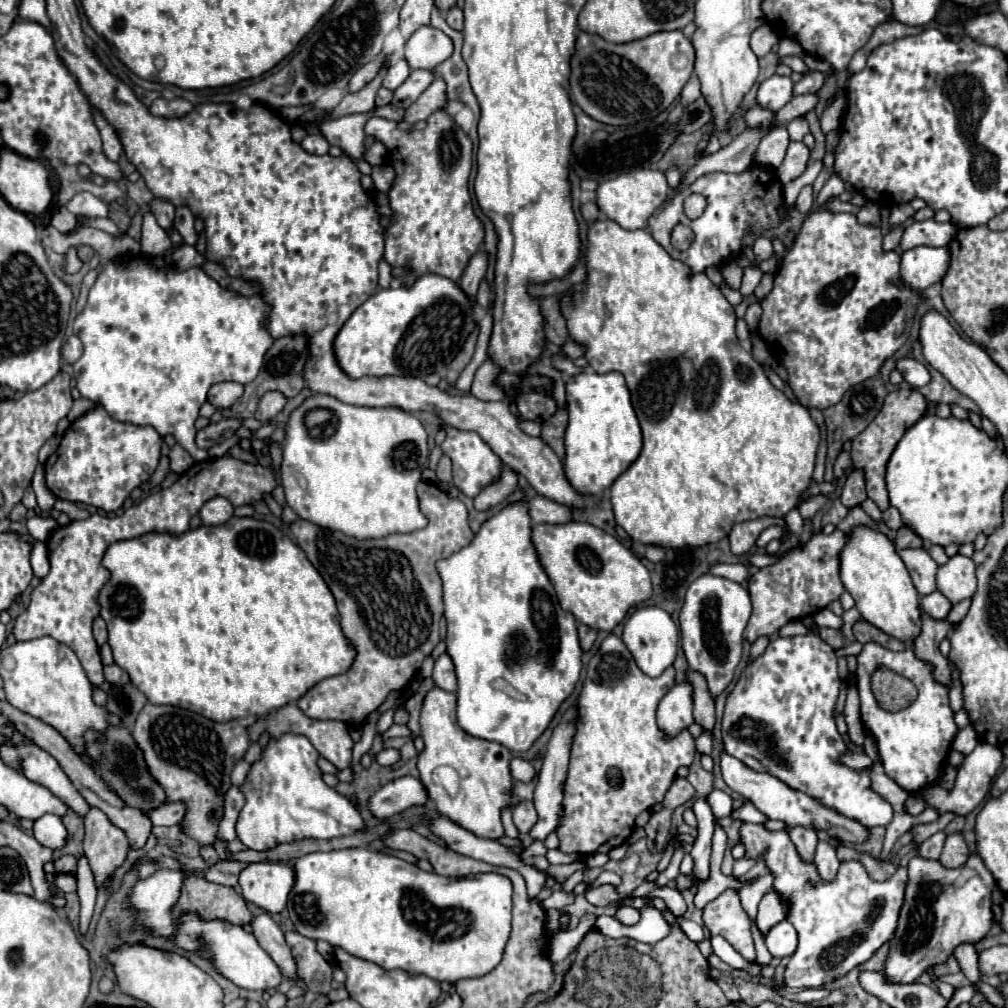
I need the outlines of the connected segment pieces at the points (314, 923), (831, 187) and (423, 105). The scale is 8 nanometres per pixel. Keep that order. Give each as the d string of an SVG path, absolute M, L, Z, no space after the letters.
M369 848L303 854L293 860L293 872L295 884L287 900L287 910L295 930L307 938L325 940L385 970L401 968L409 974L425 974L439 982L453 984L461 978L485 976L501 962L511 932L513 886L507 876L477 874L467 878L443 878Z
M831 174L831 178L825 182L824 187L817 196L817 202L819 204L825 204L832 195L840 195L845 191L845 183L837 176L837 174Z
M437 76L431 82L431 86L419 96L419 100L413 102L405 110L405 122L421 122L421 120L429 118L435 110L439 110L447 102L445 88L447 88L445 80L441 80L441 76Z

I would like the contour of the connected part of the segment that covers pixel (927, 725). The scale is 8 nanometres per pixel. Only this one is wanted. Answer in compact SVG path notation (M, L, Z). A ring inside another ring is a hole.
M869 642L857 656L857 688L861 696L863 728L877 744L877 752L885 774L909 794L933 786L941 778L943 768L947 766L951 744L955 740L955 734L959 732L953 720L953 710L949 706L949 686L933 678L933 664L917 658L913 648L907 648L903 652L893 652L881 648L881 644ZM861 666L863 666L863 676L861 676ZM879 666L889 668L891 672L911 680L917 686L919 696L911 706L897 712L889 712L877 704L871 690L871 676Z

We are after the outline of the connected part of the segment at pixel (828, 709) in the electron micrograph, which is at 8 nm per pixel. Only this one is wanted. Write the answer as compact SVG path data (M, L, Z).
M809 626L805 636L775 638L769 642L767 650L741 672L739 682L727 696L721 724L723 744L731 756L745 762L749 768L757 770L759 760L765 766L765 772L783 780L787 786L821 800L821 804L837 810L841 816L857 820L867 828L887 826L893 818L893 808L887 800L871 790L869 772L857 774L847 766L837 764L837 756L847 750L833 718L833 708L841 685L835 650L825 640L821 640L817 626Z

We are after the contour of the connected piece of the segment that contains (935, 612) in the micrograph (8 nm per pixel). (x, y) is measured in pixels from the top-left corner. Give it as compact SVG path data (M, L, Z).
M931 592L927 596L921 598L921 608L935 620L943 620L947 618L949 610L951 610L951 602L941 594L941 592Z

